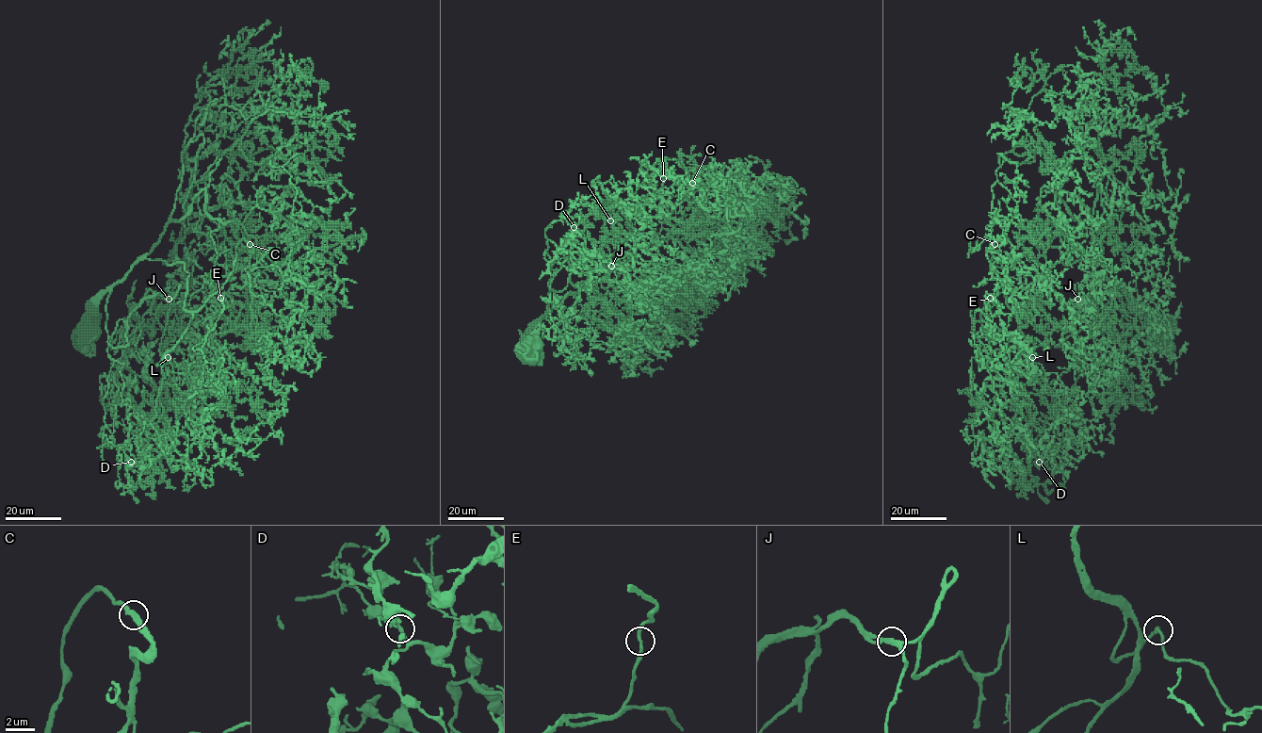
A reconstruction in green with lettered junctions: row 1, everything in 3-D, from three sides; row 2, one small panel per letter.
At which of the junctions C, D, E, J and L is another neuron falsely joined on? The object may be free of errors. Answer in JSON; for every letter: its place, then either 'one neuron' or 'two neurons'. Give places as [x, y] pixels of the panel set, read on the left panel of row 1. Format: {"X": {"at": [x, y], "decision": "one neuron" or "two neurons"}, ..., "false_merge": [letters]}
{"C": {"at": [250, 244], "decision": "one neuron"}, "D": {"at": [131, 462], "decision": "one neuron"}, "E": {"at": [220, 298], "decision": "one neuron"}, "J": {"at": [169, 299], "decision": "one neuron"}, "L": {"at": [168, 357], "decision": "one neuron"}, "false_merge": []}

